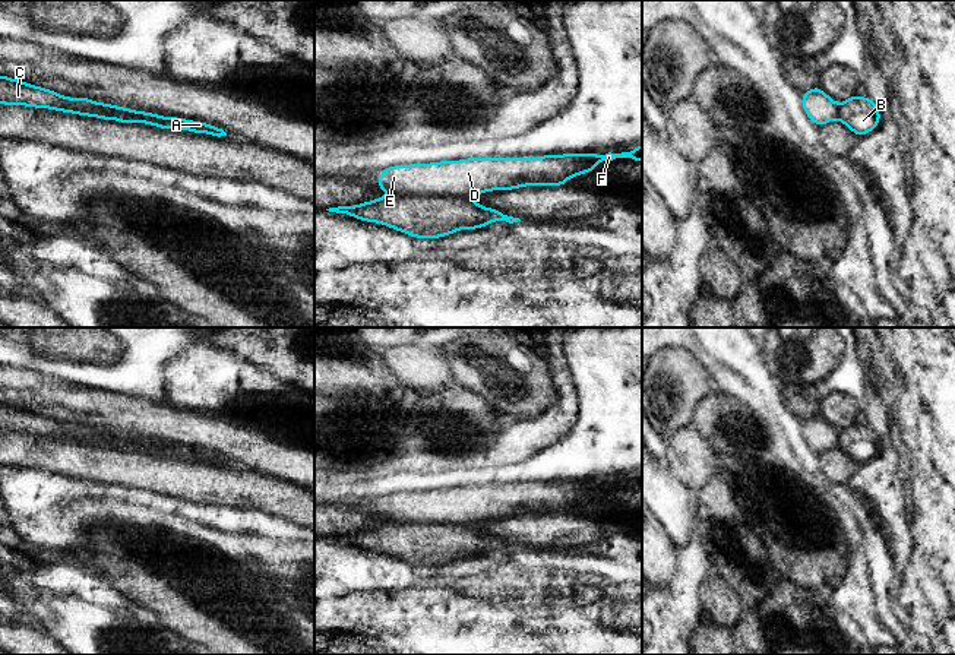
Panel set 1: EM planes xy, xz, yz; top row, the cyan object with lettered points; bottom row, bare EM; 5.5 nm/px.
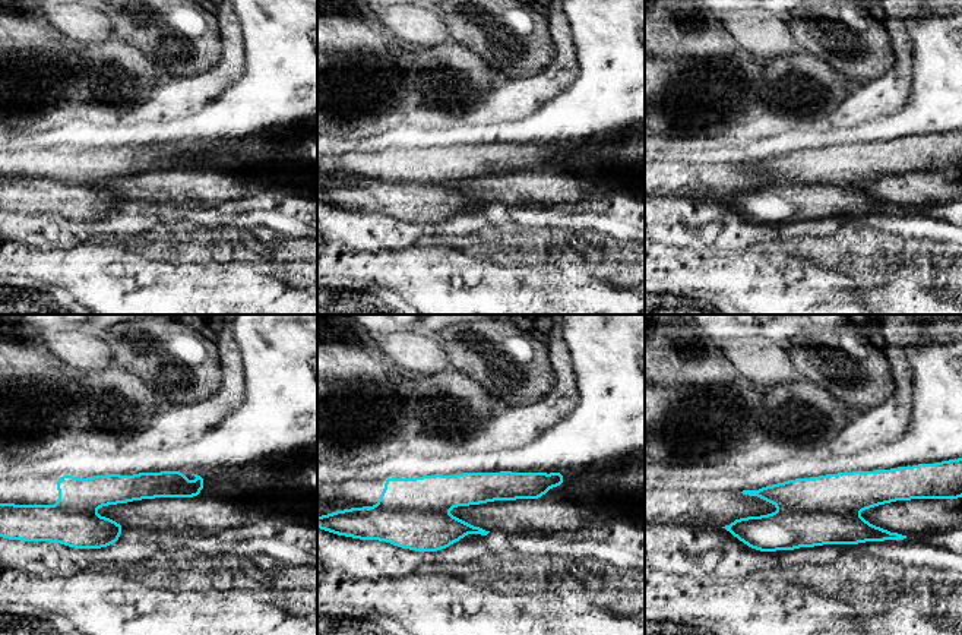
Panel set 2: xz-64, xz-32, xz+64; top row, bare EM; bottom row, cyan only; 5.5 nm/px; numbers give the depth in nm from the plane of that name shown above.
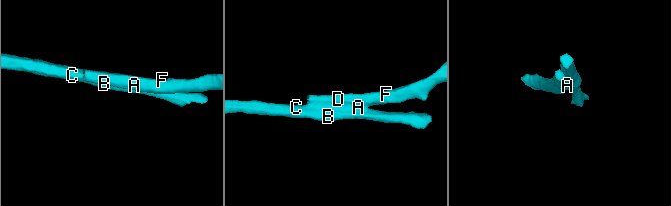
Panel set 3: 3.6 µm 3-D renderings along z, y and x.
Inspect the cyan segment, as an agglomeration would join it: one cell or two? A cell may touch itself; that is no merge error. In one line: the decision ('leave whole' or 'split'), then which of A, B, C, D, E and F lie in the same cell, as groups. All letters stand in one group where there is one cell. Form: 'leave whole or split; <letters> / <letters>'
split; A D E F / B C

